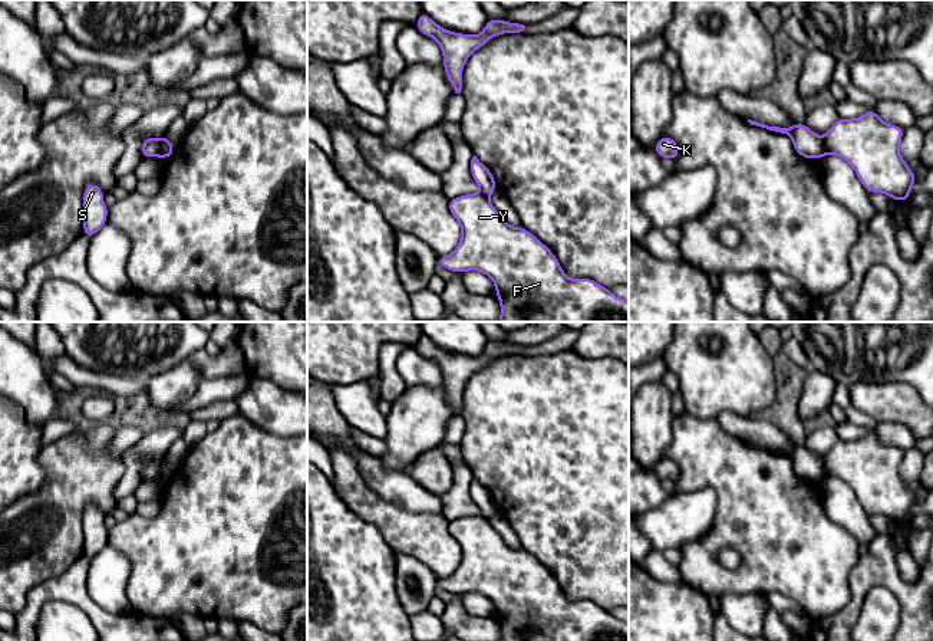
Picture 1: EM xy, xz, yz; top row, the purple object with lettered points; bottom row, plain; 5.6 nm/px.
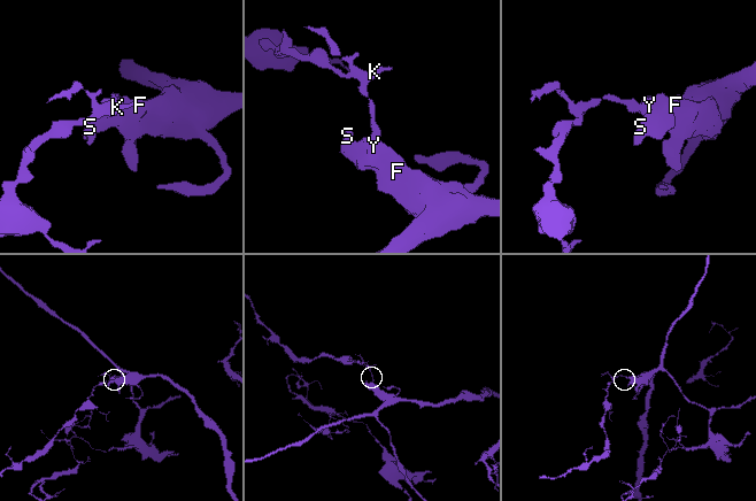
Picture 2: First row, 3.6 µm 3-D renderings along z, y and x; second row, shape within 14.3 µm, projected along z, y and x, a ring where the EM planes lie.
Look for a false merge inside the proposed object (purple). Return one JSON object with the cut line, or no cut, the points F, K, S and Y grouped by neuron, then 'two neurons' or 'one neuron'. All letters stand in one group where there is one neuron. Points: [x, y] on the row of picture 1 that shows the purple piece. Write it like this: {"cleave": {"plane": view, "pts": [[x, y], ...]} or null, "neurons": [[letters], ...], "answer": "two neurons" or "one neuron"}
{"cleave": {"plane": "xy", "pts": [[162, 137], [157, 155]]}, "neurons": [["F", "S", "Y"], ["K"]], "answer": "two neurons"}

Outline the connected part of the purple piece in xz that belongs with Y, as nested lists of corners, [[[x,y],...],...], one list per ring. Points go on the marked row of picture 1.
[[[464,194],[449,200],[448,208],[462,234],[456,249],[438,256],[436,263],[452,273],[478,270],[489,276],[501,305],[498,322],[629,322],[629,300],[593,279],[567,277],[553,252],[522,226],[508,226],[488,197]]]

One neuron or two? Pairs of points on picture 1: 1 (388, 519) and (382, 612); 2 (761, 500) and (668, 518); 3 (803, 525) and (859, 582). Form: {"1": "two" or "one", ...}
{"1": "two", "2": "two", "3": "two"}

